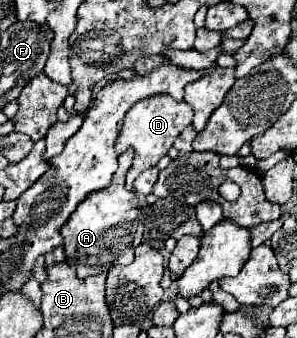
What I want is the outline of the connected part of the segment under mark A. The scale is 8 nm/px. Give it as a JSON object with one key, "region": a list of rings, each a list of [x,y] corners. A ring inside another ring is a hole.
{"region":[[[133,149],[121,153],[119,169],[115,171],[111,185],[87,195],[87,199],[79,203],[75,215],[71,215],[71,219],[67,219],[67,223],[61,229],[67,263],[77,269],[79,279],[109,271],[115,265],[131,263],[133,251],[143,243],[145,227],[143,227],[143,211],[139,205],[141,201],[135,191],[125,189],[125,173],[129,171],[131,161],[133,161]]]}

